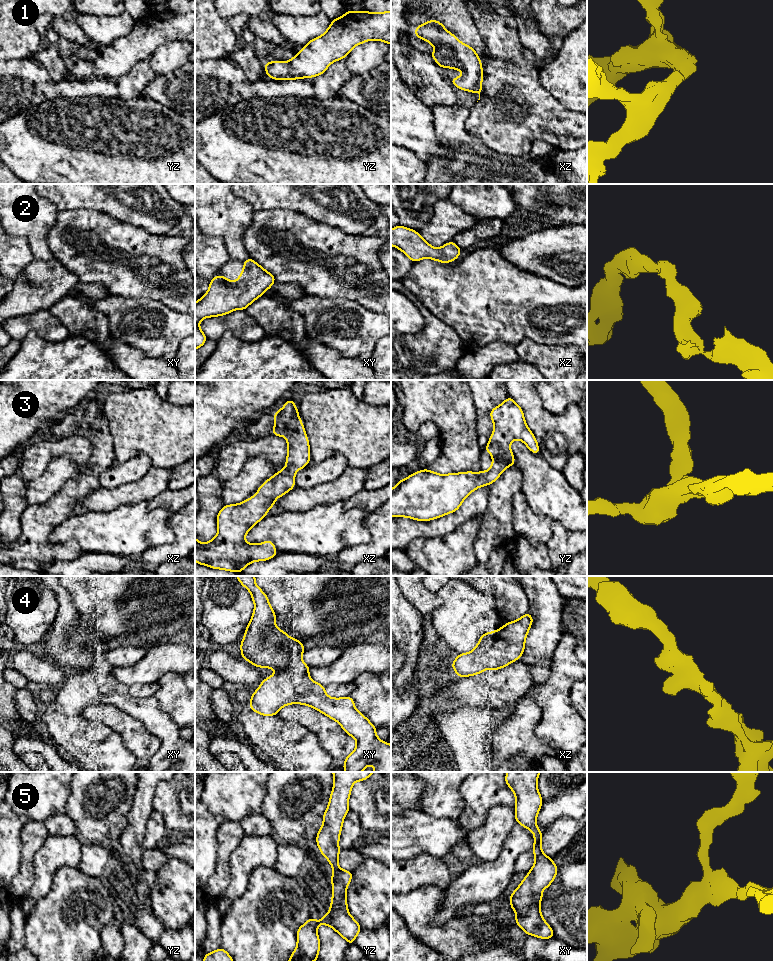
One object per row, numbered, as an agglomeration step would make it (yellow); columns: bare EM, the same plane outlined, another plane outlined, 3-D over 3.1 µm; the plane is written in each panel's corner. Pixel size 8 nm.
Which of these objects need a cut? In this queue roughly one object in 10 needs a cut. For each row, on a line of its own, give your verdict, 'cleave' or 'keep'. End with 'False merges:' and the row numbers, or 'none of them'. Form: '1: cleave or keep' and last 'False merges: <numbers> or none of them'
1: keep
2: keep
3: keep
4: keep
5: keep
False merges: none of them

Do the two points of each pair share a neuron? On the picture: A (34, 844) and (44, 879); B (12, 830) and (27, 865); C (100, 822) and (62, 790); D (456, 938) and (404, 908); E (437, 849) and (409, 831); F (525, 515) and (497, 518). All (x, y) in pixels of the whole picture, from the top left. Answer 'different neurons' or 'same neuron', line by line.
A: different neurons
B: different neurons
C: different neurons
D: same neuron
E: same neuron
F: different neurons

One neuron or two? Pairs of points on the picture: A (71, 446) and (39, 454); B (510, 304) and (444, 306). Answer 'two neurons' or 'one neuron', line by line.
A: one neuron
B: one neuron

